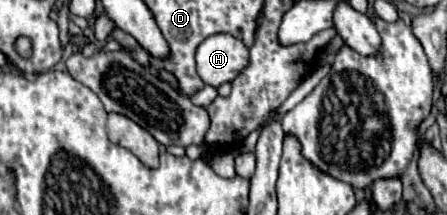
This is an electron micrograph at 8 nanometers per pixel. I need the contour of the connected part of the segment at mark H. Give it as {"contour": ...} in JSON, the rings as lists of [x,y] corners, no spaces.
{"contour":[[[212,35],[196,51],[196,69],[206,85],[220,87],[234,81],[250,63],[248,47],[232,35]]]}

